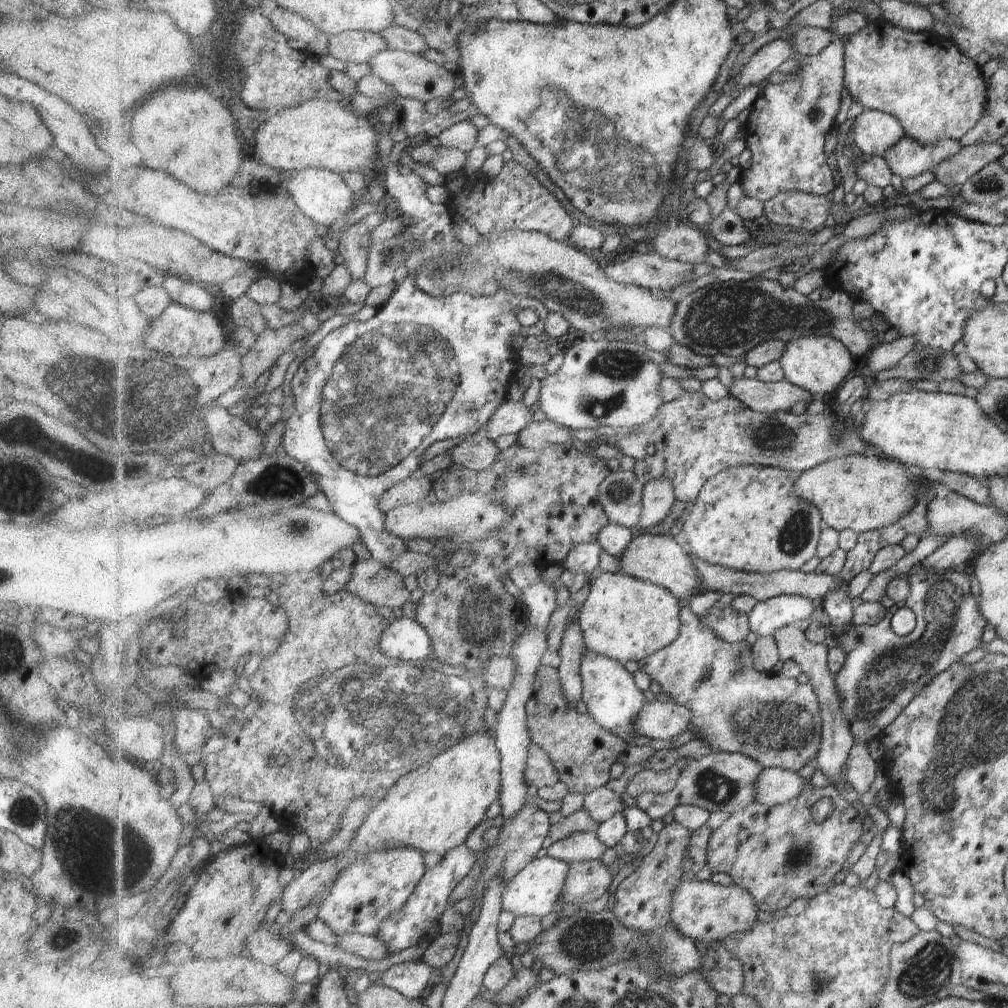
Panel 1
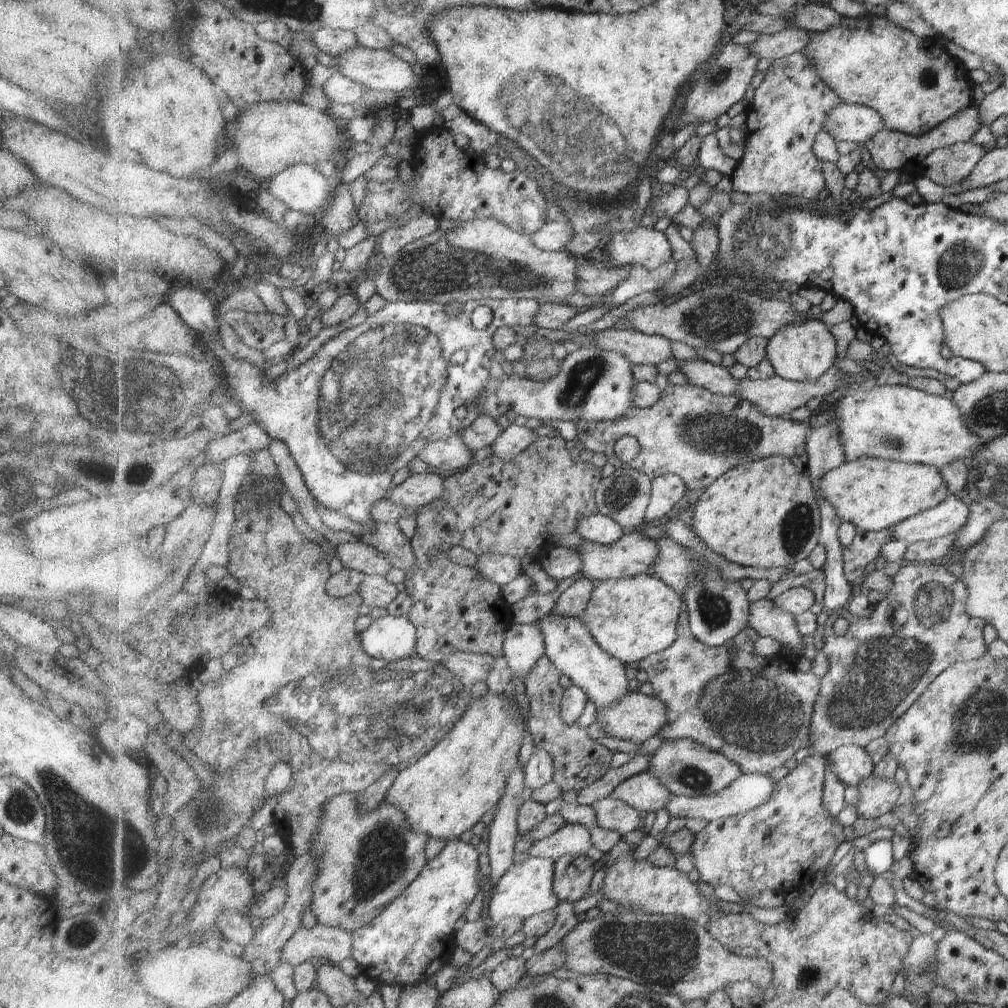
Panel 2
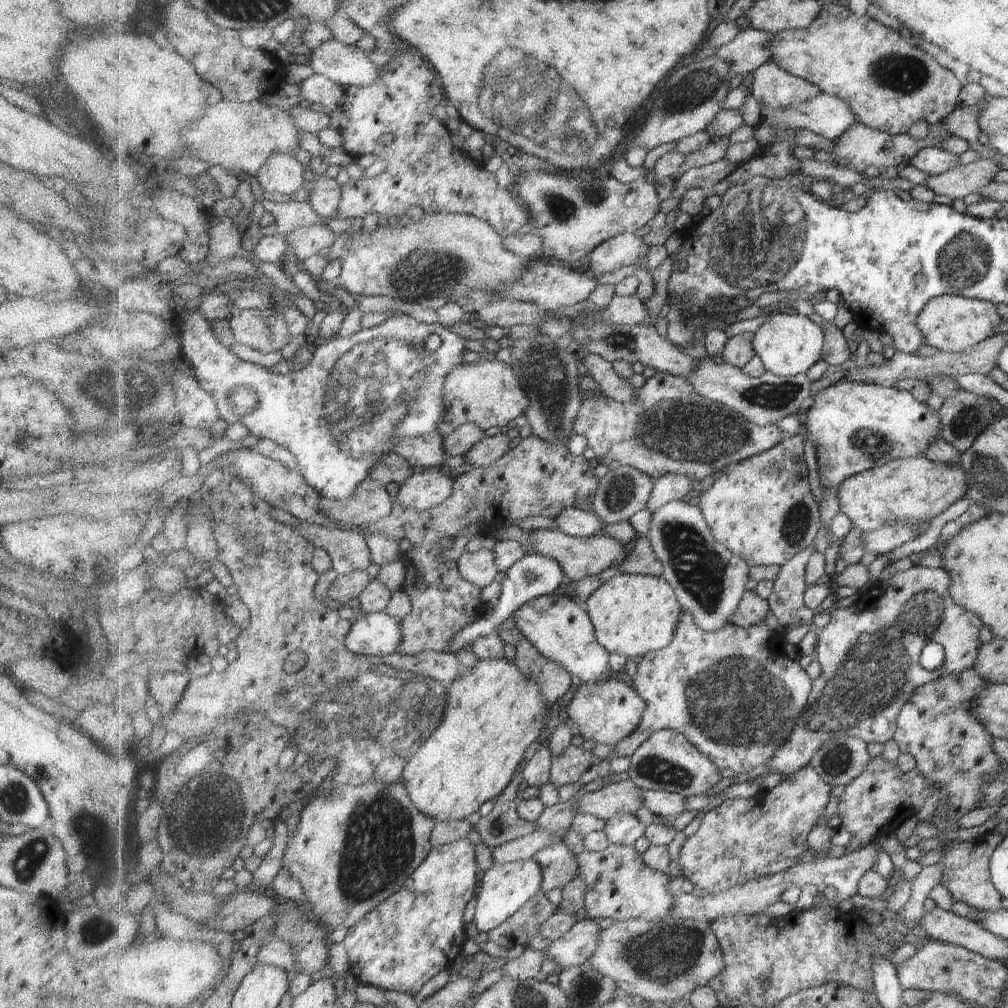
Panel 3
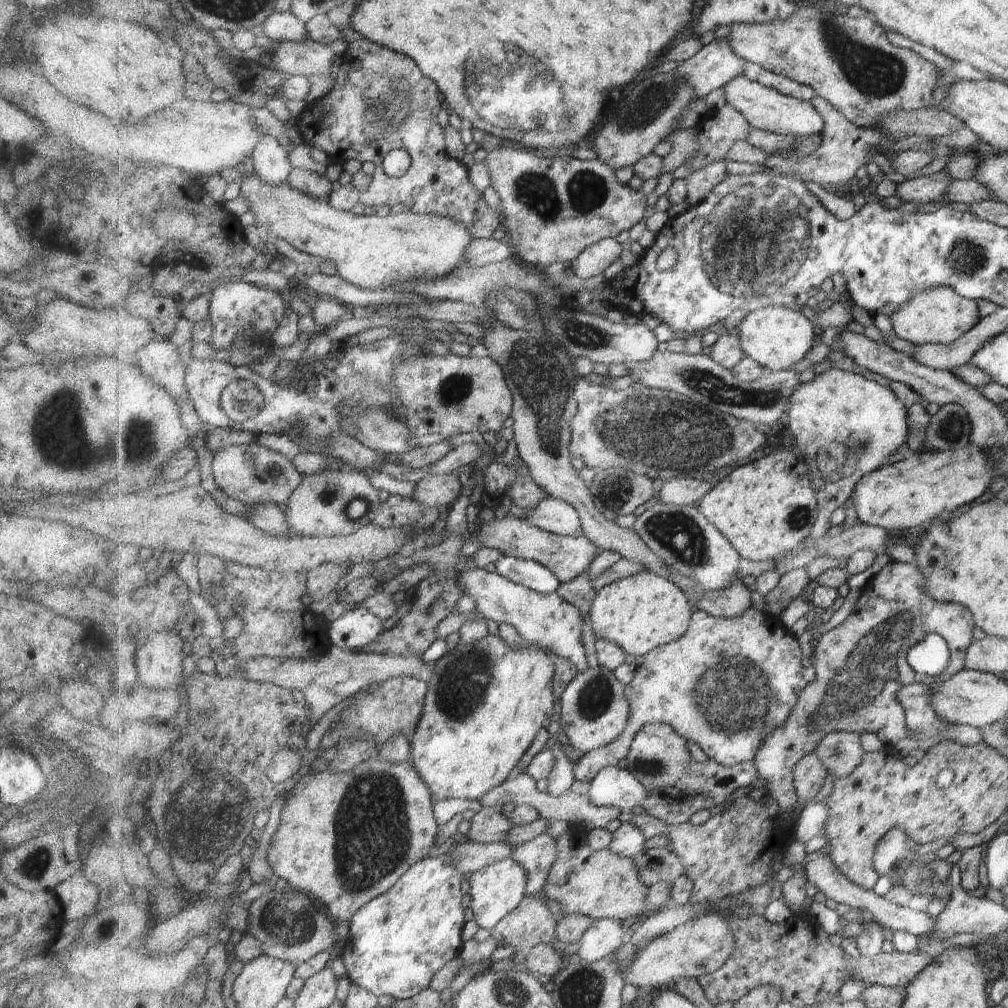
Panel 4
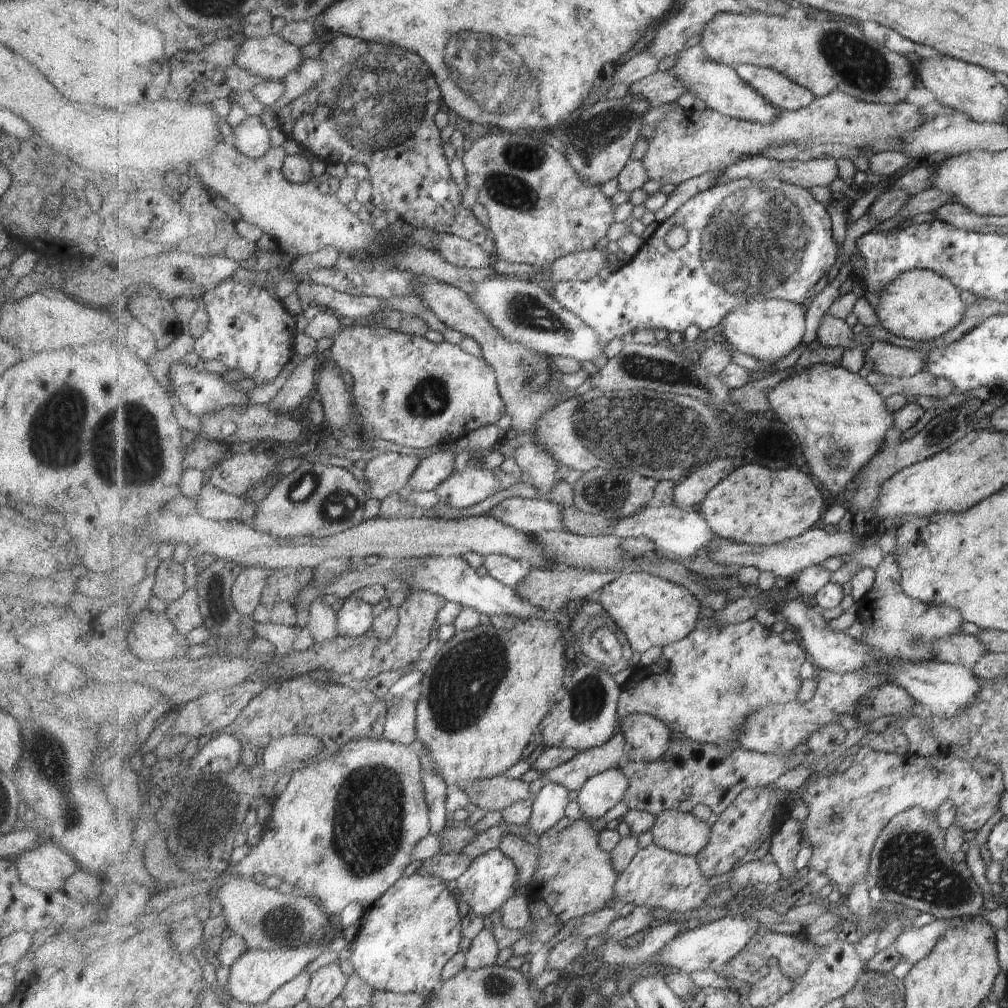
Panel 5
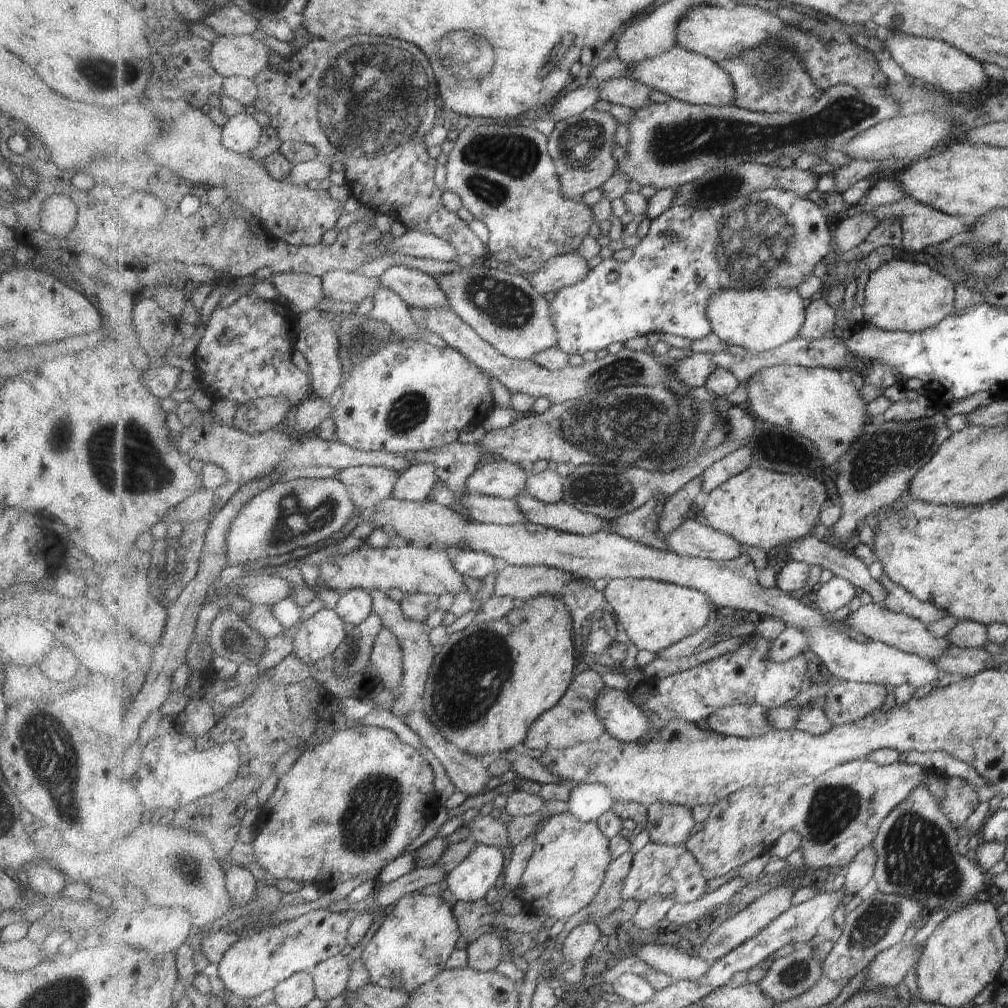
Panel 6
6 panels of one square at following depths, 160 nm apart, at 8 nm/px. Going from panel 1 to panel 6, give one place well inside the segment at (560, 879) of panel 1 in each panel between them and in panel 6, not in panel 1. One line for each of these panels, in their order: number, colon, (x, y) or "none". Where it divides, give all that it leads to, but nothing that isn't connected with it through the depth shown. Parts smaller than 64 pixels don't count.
2: (527, 889)
3: (506, 887)
4: (498, 889)
5: (485, 886)
6: (483, 868)

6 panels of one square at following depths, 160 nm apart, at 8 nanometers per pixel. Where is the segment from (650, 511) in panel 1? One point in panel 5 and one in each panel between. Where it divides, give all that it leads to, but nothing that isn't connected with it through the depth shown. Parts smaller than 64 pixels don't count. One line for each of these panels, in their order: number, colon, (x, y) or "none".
2: (667, 490)
3: (673, 487)
4: (689, 491)
5: (691, 491)

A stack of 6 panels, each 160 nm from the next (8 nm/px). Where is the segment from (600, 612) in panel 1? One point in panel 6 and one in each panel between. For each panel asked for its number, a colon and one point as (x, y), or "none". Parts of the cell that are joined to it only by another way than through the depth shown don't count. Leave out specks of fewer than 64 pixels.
2: (633, 618)
3: (634, 615)
4: (639, 613)
5: (652, 611)
6: (656, 614)

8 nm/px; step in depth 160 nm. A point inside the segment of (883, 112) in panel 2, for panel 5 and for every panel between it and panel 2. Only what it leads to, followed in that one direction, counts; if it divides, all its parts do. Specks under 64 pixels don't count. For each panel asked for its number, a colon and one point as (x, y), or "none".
3: (890, 85)
4: (850, 63)
5: (825, 57)

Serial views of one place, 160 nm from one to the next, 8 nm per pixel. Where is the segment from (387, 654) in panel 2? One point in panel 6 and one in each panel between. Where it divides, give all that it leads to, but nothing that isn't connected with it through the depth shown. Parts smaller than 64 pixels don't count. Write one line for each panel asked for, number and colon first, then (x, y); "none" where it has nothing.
3: (377, 635)
4: (355, 629)
5: (356, 616)
6: (354, 606)

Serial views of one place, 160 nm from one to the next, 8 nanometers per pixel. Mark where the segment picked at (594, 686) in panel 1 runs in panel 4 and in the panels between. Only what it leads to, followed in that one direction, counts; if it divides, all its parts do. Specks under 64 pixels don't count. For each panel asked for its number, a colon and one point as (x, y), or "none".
2: (570, 646)
3: (562, 630)
4: (545, 620)

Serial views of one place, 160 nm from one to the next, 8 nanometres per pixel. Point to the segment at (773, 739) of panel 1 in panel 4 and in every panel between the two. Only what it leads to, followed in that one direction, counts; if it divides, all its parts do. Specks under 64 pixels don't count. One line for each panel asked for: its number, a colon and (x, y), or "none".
2: (757, 711)
3: (737, 694)
4: (729, 683)

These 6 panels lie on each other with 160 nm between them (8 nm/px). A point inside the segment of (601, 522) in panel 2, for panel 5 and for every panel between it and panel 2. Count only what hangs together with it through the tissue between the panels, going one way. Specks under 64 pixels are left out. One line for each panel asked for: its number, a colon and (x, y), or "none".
3: (576, 522)
4: (555, 515)
5: (531, 516)

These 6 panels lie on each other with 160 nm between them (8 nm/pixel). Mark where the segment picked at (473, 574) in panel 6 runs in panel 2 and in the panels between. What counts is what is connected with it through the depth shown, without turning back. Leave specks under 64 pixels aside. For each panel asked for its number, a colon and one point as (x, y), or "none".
2: (561, 563)
3: (534, 576)
4: (528, 573)
5: (506, 569)

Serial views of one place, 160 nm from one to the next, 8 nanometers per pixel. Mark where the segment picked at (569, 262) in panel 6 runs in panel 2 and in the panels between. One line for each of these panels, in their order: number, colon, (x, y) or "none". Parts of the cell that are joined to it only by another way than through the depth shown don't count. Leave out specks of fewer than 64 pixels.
2: (646, 247)
3: (626, 249)
4: (593, 261)
5: (581, 266)

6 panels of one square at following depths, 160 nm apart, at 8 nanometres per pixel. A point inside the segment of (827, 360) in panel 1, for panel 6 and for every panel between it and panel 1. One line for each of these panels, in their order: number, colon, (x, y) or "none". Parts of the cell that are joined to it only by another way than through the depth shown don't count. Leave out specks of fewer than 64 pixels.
2: (806, 352)
3: (789, 345)
4: (777, 337)
5: (768, 330)
6: (759, 319)

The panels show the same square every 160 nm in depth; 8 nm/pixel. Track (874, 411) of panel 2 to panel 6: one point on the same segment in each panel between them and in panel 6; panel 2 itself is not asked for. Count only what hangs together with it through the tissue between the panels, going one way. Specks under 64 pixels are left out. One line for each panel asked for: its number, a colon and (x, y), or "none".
3: (854, 426)
4: (845, 426)
5: (841, 420)
6: (819, 403)

